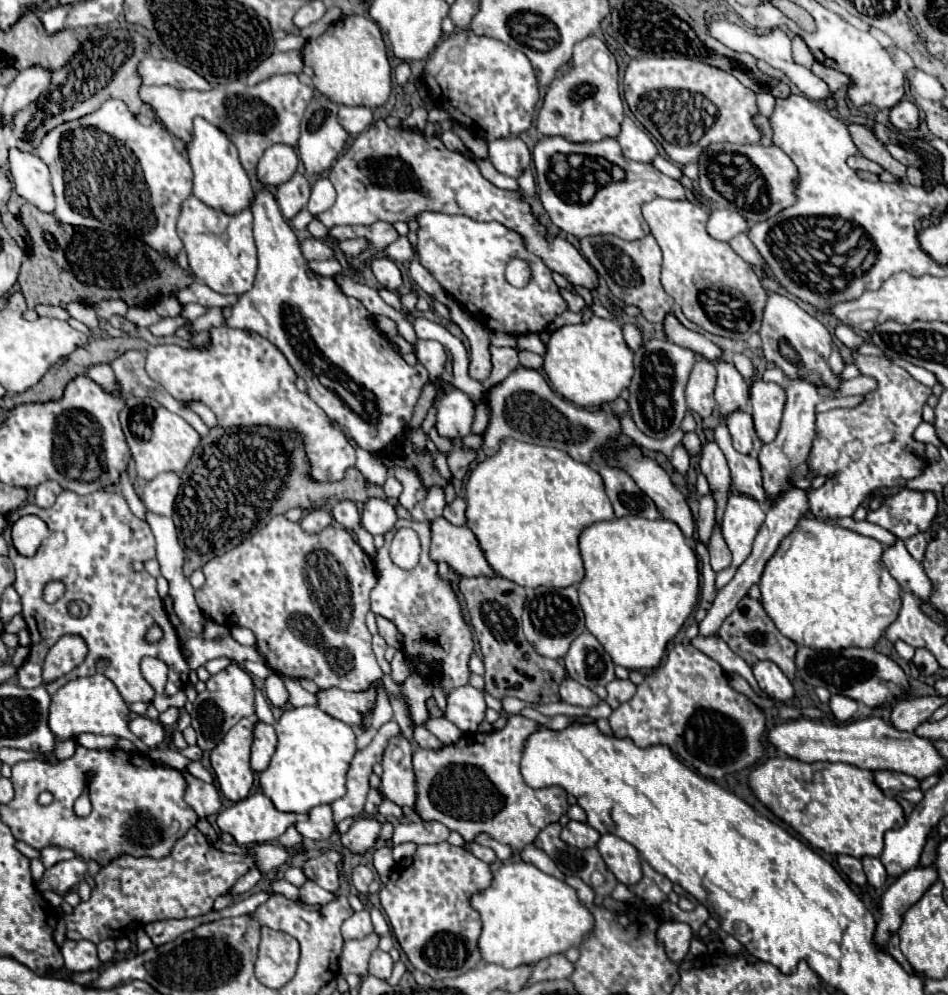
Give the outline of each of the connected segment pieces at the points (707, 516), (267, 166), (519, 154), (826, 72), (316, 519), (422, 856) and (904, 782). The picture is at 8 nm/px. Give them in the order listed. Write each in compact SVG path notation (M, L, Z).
M709 495L699 499L699 519L697 519L697 533L699 533L699 541L703 545L709 543L709 537L713 533L715 527L715 501Z
M273 145L269 147L259 165L257 165L257 179L267 187L277 187L279 183L285 183L291 179L291 175L297 171L299 159L295 149L289 145Z
M509 137L489 143L489 159L497 171L517 179L529 167L531 153L519 137Z
M815 61L815 63L813 63L811 71L813 71L819 79L827 81L831 91L837 91L841 85L847 85L847 83L849 83L849 79L847 79L841 71L835 71L835 69L831 69L831 67L825 67L825 65L823 65L823 63L819 63L819 61Z
M323 509L309 511L307 515L303 515L303 519L299 521L299 525L303 527L303 531L307 531L307 533L313 535L313 533L319 533L325 527L331 525L331 515L327 511L323 511Z
M447 841L419 845L413 857L395 863L379 897L399 945L415 969L433 979L449 979L483 963L477 945L481 919L469 899L473 893L485 891L491 885L491 879L493 871L489 863Z
M875 771L873 773L877 787L881 787L883 791L909 791L909 789L919 789L919 781L911 775L905 773L895 773L895 771Z

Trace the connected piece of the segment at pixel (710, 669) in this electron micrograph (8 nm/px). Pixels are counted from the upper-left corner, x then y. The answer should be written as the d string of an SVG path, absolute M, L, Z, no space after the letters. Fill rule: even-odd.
M691 643L671 645L661 667L657 667L655 673L645 675L643 683L637 685L633 699L621 703L611 713L609 725L615 737L631 739L637 747L651 747L659 743L671 747L671 751L675 751L687 767L693 767L707 779L721 779L729 773L737 773L765 755L765 745L761 741L765 735L765 713L729 685L727 673L717 661L695 649Z

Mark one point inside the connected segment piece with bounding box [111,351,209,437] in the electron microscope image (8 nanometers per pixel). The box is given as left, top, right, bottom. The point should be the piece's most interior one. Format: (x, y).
(130, 368)

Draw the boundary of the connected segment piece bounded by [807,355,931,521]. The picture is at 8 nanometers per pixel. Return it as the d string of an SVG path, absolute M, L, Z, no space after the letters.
M857 355L857 367L863 375L877 379L877 389L865 395L865 401L853 409L833 409L825 413L817 413L817 437L813 441L813 451L809 459L809 467L813 473L827 473L827 481L823 487L813 489L807 493L809 511L817 519L841 519L851 517L859 503L863 503L869 495L883 489L903 489L905 483L917 477L925 469L925 445L917 443L911 435L915 427L923 421L921 411L927 403L931 389L915 381L905 369L897 367L895 363L871 357L871 355Z

